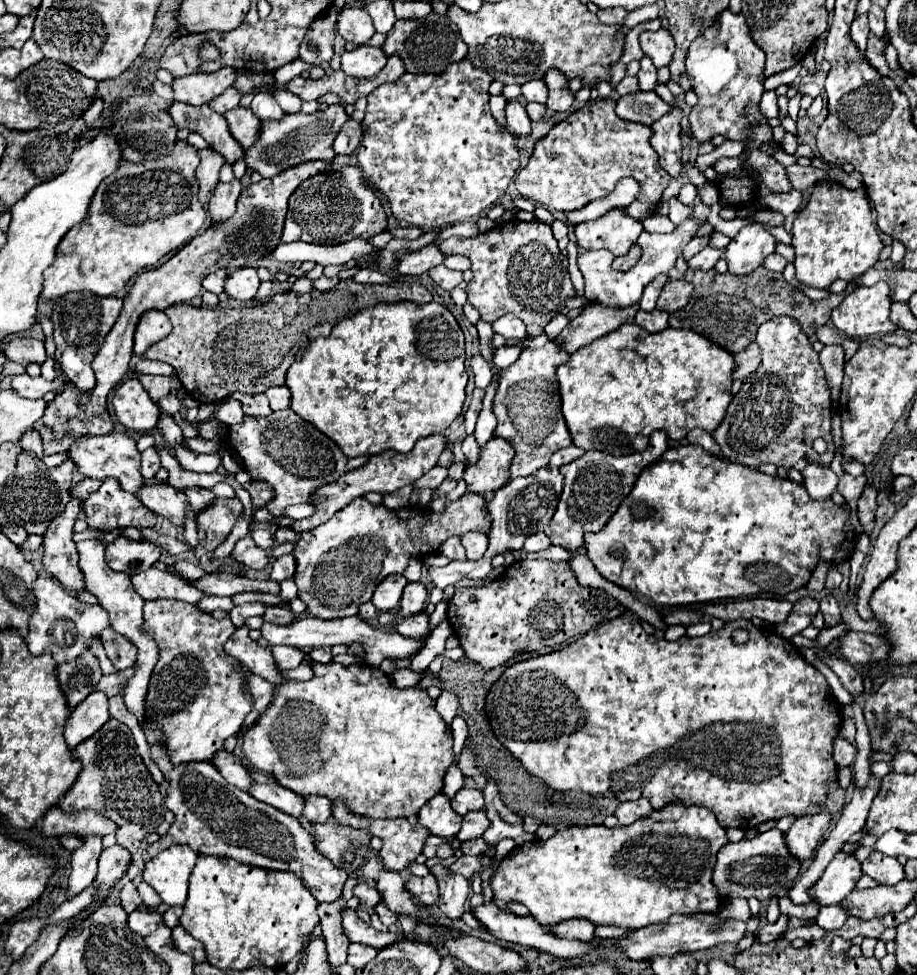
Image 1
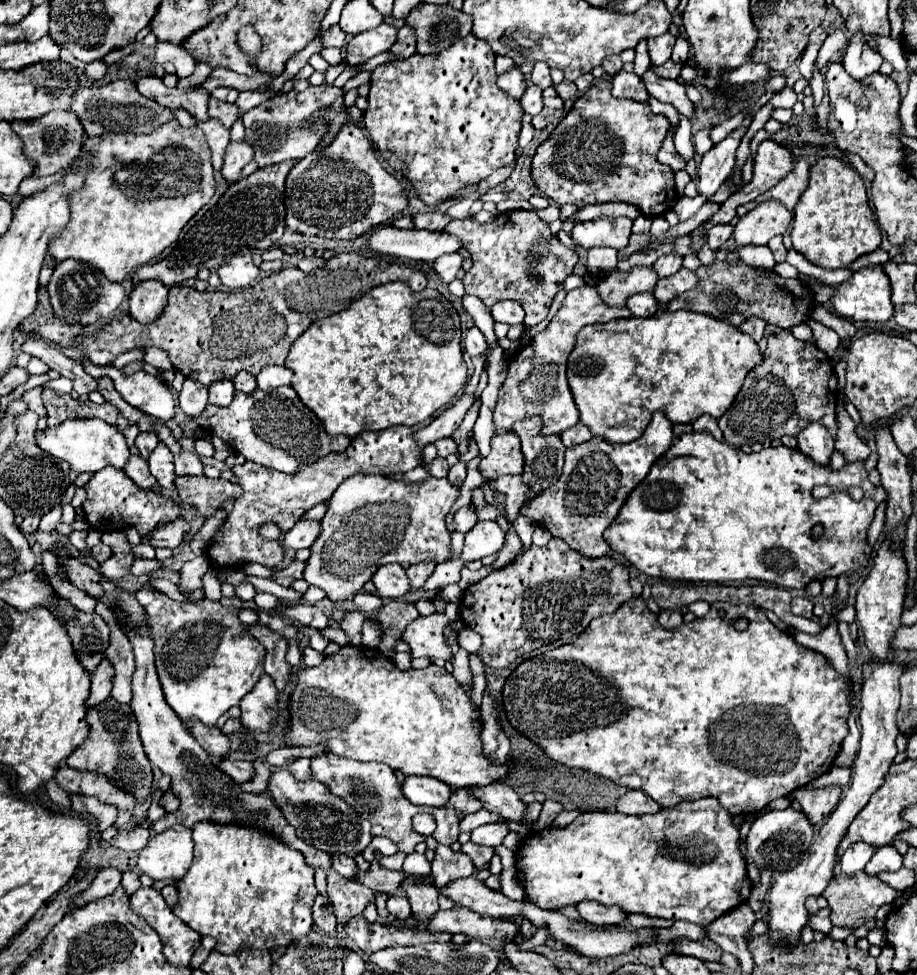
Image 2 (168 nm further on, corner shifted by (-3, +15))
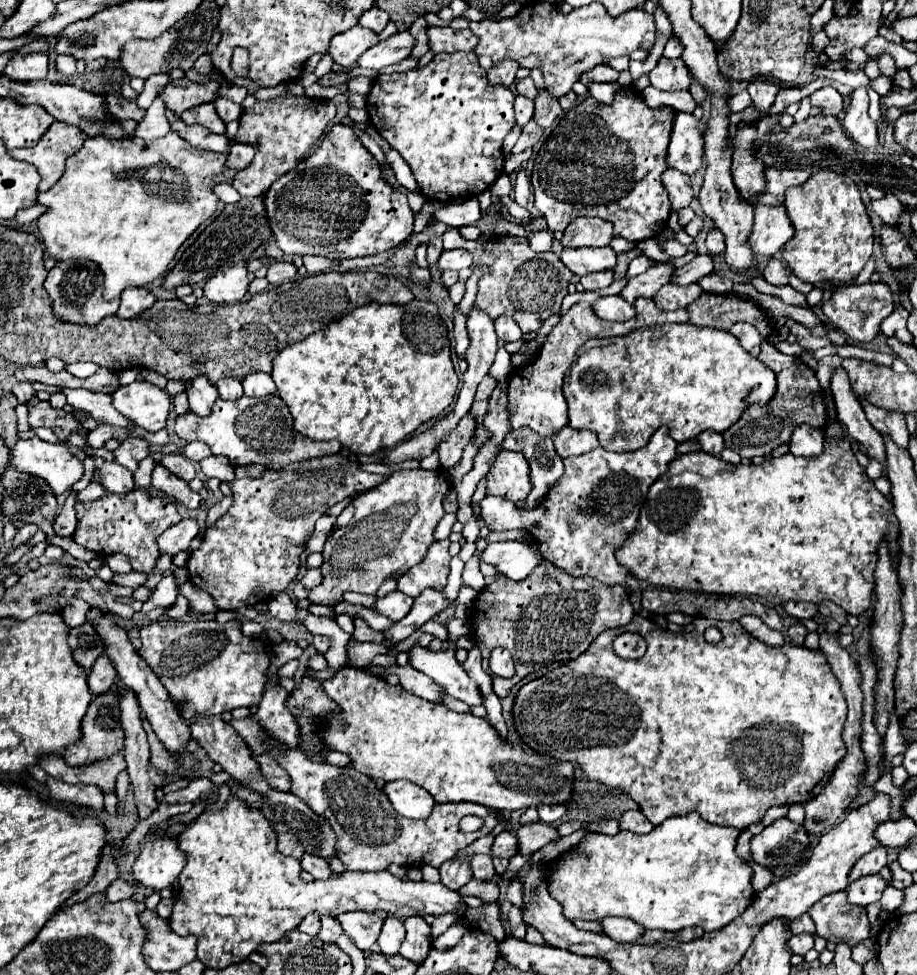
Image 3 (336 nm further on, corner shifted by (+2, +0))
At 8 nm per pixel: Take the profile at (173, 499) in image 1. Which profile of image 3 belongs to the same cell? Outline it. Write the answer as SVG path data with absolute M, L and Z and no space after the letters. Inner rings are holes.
M103 463L101 471L101 481L103 487L111 493L129 493L135 489L135 481L133 481L133 473L127 467L121 467L119 463Z

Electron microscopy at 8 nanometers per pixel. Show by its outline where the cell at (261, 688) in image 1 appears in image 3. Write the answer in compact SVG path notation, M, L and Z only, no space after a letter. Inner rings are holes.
M263 727L261 733L265 753L291 775L291 793L305 799L313 811L325 815L331 827L335 827L335 833L339 835L339 859L347 871L383 871L389 863L407 867L429 863L439 867L441 863L453 859L459 849L487 835L497 825L491 809L477 803L437 803L427 819L407 819L391 807L387 795L369 777L361 775L353 767L335 767L311 761L299 747L287 747L285 743L267 735ZM269 745L275 747L269 749ZM465 815L483 817L485 825L475 833L461 833L459 819Z

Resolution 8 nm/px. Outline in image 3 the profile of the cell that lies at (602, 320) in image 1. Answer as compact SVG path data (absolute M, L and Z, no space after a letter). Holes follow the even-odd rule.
M673 261L669 263L661 263L661 265L655 265L651 269L647 269L645 273L641 275L635 275L627 281L627 285L623 287L621 291L621 297L627 301L627 303L635 303L637 297L647 297L647 299L653 299L657 295L657 291L669 283L669 277L671 277L671 271L675 269Z

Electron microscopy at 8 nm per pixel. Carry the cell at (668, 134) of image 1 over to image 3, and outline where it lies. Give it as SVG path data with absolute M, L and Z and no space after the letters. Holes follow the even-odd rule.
M667 169L663 173L663 185L667 187L667 193L669 193L669 199L671 199L671 205L675 211L689 205L693 191L691 191L691 183L689 183L687 175L683 175L675 169Z

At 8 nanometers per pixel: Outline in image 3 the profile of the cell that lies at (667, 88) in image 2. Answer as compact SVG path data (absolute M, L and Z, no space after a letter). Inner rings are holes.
M673 111L673 131L667 149L667 163L669 167L679 169L681 173L693 175L701 167L703 157L703 131L705 125L695 119L691 113Z

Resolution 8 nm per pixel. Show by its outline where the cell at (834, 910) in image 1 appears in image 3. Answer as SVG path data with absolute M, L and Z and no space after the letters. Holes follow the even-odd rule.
M809 933L793 935L793 937L789 939L791 951L793 951L793 953L799 953L799 955L805 955L809 949L813 949L813 941L815 941L815 935L809 935Z

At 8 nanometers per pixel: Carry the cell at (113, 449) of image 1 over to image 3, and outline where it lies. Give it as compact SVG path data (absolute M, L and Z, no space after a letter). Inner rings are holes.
M33 437L17 443L11 449L11 457L19 471L45 479L55 495L71 491L71 487L85 475L83 461L73 455L65 443L47 443Z

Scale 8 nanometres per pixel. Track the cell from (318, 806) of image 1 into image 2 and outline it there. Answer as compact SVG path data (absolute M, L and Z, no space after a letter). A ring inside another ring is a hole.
M296 758L288 764L288 770L296 780L310 780L310 760L308 758Z

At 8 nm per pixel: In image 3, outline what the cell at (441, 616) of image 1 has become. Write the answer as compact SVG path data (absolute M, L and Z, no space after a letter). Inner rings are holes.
M415 645L409 651L409 665L429 675L443 691L447 691L455 699L461 699L467 705L481 705L477 683L457 663L455 653L451 649L431 651L427 647Z

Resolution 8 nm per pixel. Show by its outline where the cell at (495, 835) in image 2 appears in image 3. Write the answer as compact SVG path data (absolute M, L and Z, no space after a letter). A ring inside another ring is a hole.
M503 831L495 837L493 845L491 845L491 855L493 857L513 857L517 853L517 843L515 843L515 835L511 835L509 831Z

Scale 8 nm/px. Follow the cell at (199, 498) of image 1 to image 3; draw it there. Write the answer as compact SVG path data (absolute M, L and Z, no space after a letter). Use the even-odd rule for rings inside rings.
M150 453L150 455L154 459L157 459L165 469L169 469L173 475L181 477L183 481L195 479L195 467L193 467L193 463L191 463L187 457L183 457L183 455L179 455L179 453L171 453L171 455Z

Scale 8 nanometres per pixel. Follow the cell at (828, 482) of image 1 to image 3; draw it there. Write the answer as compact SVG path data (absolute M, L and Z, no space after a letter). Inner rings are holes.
M799 427L791 437L791 453L797 457L817 457L825 449L823 431L815 431L813 427Z

